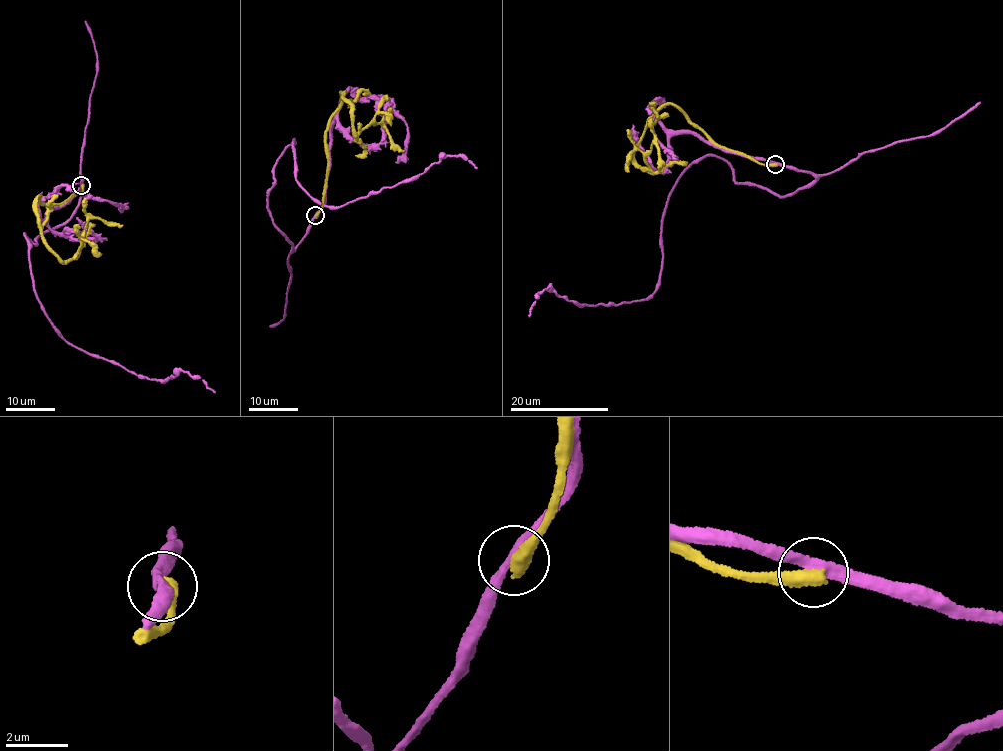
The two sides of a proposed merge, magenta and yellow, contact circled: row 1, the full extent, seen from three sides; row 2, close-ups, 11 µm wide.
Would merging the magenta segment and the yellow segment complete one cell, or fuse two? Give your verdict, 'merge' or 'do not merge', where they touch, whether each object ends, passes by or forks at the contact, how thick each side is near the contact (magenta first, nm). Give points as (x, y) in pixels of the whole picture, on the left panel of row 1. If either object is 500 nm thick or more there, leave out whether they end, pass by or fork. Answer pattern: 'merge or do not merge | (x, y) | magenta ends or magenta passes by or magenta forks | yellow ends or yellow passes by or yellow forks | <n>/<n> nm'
do not merge | (81, 185) | 320/500 nm

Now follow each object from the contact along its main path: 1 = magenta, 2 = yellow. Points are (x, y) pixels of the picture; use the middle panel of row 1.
1: (315, 215), (294, 251), (268, 206), (276, 161), (294, 139), (298, 182), (338, 208), (448, 156), (476, 168)
2: (315, 215), (326, 184), (327, 130), (340, 96), (344, 93), (350, 105), (353, 131), (379, 123), (404, 151)

